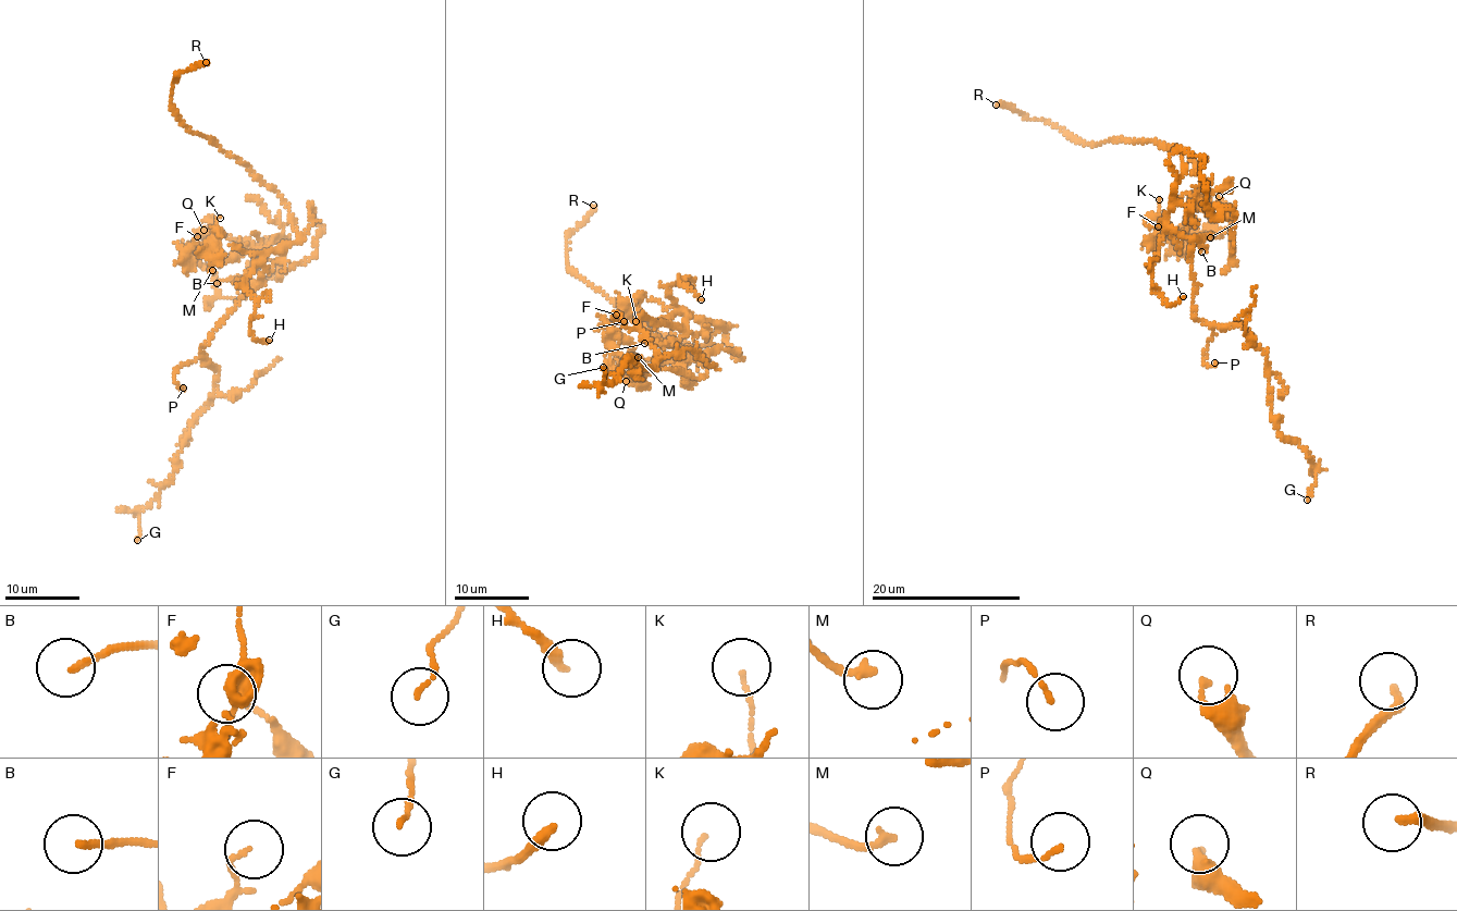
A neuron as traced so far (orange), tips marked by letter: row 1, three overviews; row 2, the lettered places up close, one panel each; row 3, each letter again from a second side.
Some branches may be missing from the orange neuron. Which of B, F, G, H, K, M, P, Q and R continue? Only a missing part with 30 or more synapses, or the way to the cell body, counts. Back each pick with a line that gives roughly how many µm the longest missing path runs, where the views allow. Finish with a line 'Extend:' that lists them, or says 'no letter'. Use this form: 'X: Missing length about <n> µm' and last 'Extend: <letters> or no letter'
R: Missing length about 4 µm
Extend: R

